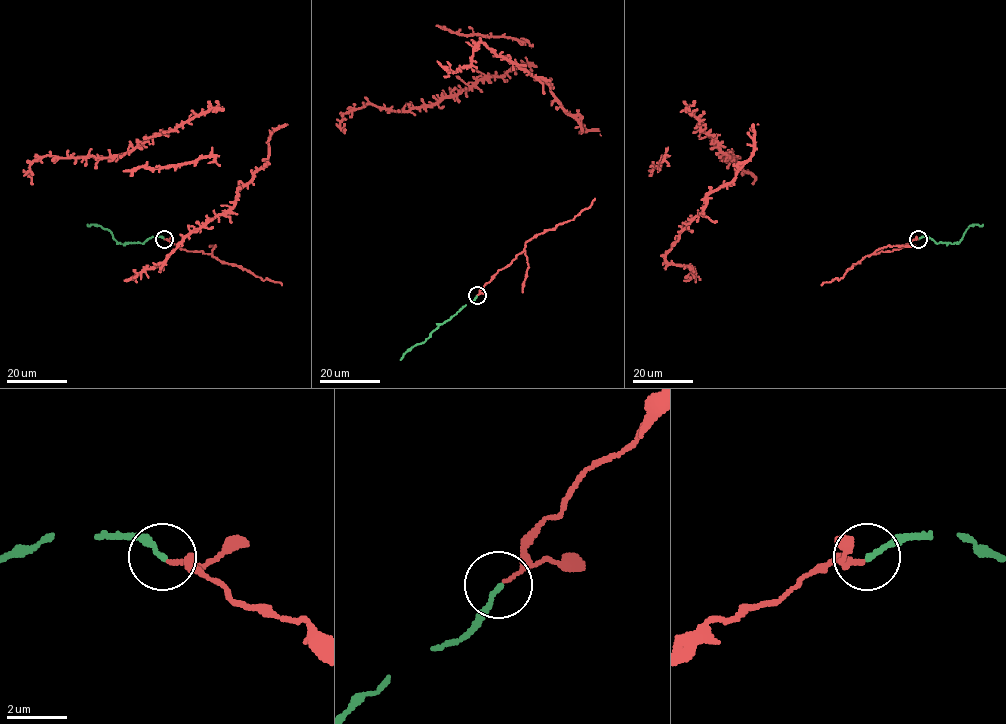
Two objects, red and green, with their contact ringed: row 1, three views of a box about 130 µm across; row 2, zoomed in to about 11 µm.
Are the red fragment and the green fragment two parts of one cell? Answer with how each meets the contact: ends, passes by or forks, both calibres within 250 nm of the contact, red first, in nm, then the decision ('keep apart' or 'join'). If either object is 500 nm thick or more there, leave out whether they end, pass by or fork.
red passes by; green ends there; 110 nm thick on the red side, 170 nm on the other; join

